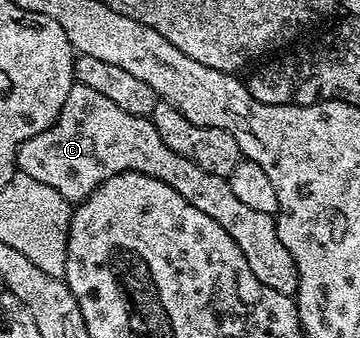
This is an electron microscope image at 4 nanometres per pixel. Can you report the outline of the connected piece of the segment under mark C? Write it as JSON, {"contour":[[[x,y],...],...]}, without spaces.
{"contour":[[[74,82],[71,93],[67,93],[67,101],[63,101],[63,109],[59,109],[57,120],[43,129],[43,133],[35,133],[35,137],[17,150],[17,170],[27,177],[35,177],[35,181],[43,181],[43,185],[51,185],[51,189],[70,201],[87,198],[98,185],[107,181],[107,177],[115,177],[124,171],[154,175],[159,181],[171,185],[175,193],[187,197],[199,213],[207,213],[207,217],[219,221],[219,225],[231,233],[235,245],[239,245],[243,257],[247,257],[251,273],[255,273],[267,289],[288,296],[296,292],[297,266],[283,241],[279,241],[274,216],[243,205],[243,201],[231,193],[228,179],[215,177],[215,173],[199,169],[195,161],[187,161],[187,157],[179,157],[179,153],[167,149],[152,118],[126,113],[119,109],[119,105],[107,101],[103,93],[87,89],[87,85]]]}

